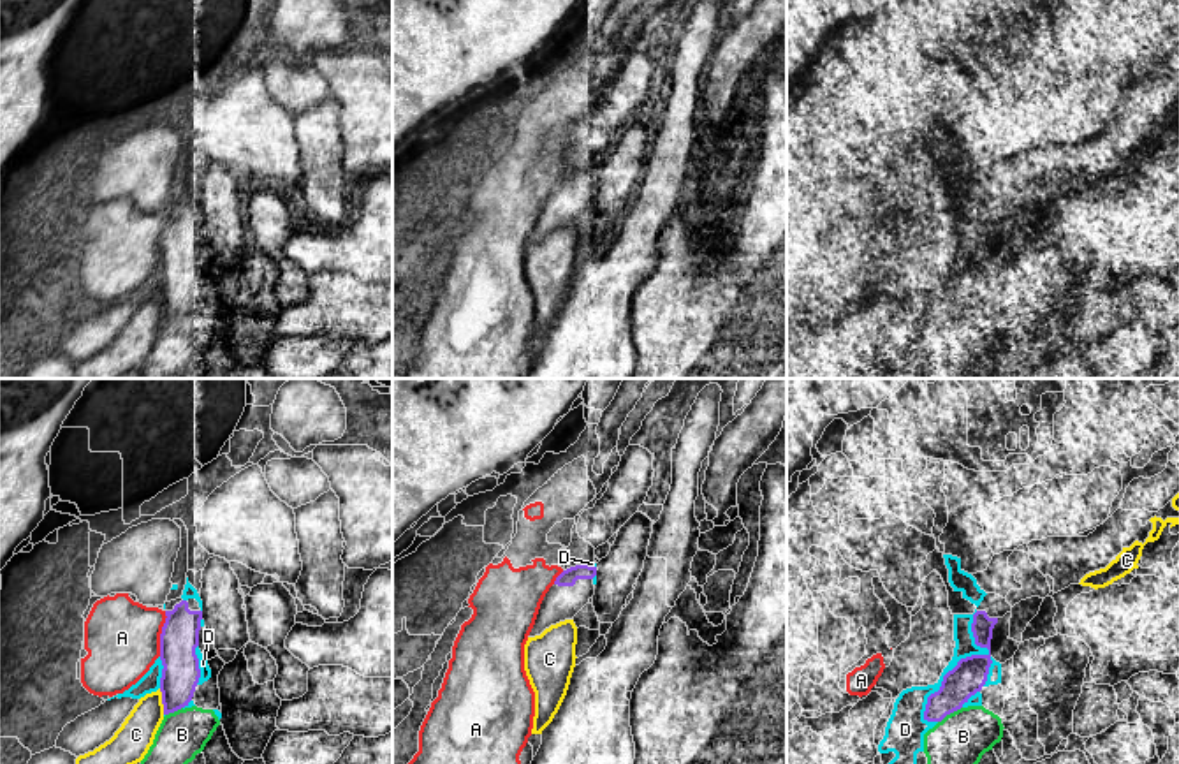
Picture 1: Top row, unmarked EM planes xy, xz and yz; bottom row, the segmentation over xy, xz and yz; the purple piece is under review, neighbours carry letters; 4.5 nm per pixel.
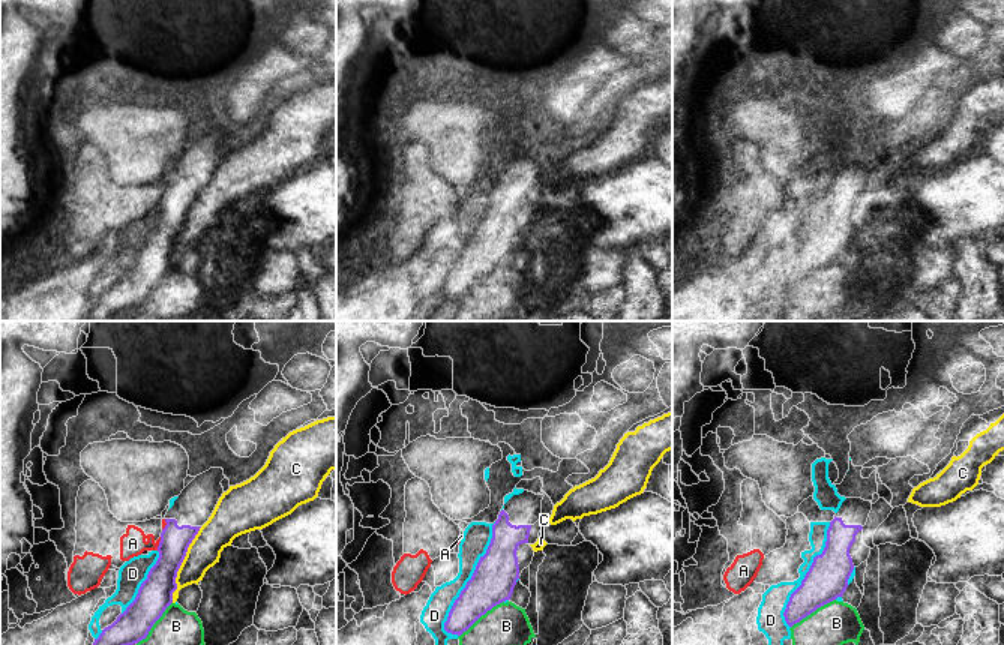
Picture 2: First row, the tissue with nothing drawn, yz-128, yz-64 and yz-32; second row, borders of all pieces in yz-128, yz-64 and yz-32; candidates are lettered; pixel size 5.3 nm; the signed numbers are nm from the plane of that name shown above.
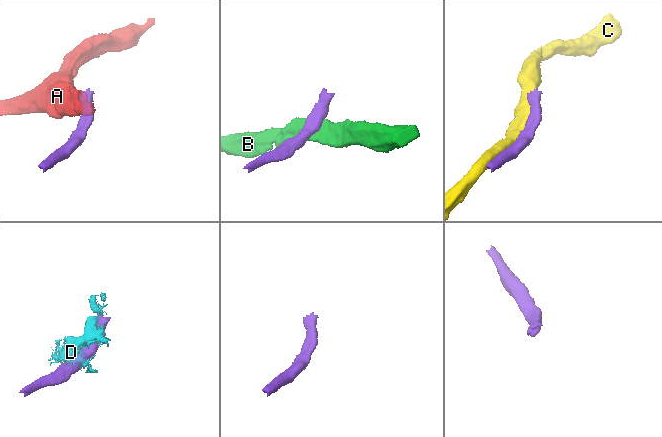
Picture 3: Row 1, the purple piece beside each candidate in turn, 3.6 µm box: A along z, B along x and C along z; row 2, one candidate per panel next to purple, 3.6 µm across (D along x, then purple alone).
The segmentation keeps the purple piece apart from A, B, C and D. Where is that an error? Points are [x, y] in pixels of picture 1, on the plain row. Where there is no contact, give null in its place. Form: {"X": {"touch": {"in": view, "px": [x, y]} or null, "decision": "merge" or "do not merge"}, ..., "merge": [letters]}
{"A": {"touch": {"in": "xy", "px": [161, 240]}, "decision": "do not merge"}, "B": {"touch": {"in": "yz", "px": [949, 319]}, "decision": "do not merge"}, "C": {"touch": {"in": "xy", "px": [162, 307]}, "decision": "do not merge"}, "D": {"touch": {"in": "yz", "px": [966, 263]}, "decision": "do not merge"}, "merge": []}

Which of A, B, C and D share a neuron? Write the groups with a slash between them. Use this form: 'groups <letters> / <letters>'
groups A / B / C / D

